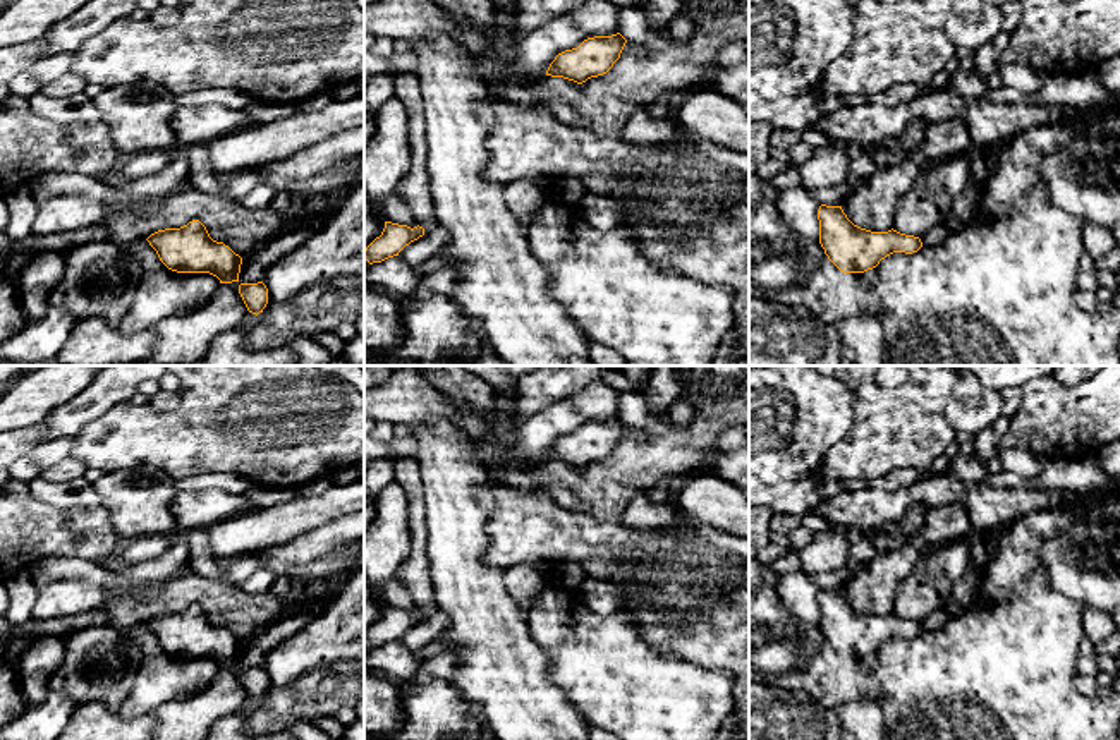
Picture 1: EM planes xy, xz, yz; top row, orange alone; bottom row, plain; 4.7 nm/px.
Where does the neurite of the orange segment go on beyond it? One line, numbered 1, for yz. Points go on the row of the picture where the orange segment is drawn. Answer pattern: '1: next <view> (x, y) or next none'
1: next none

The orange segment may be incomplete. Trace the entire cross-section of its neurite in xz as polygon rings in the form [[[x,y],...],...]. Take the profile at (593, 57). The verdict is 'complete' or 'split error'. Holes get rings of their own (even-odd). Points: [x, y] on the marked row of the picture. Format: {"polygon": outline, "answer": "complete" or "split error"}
{"polygon": [[[620,33],[587,38],[577,48],[558,53],[546,76],[582,84],[591,77],[606,74],[620,58],[625,43],[627,39]]], "answer": "complete"}

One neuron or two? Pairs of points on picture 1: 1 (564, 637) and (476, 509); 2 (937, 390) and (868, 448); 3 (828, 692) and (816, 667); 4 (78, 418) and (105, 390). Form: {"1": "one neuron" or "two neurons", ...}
{"1": "two neurons", "2": "one neuron", "3": "one neuron", "4": "one neuron"}

